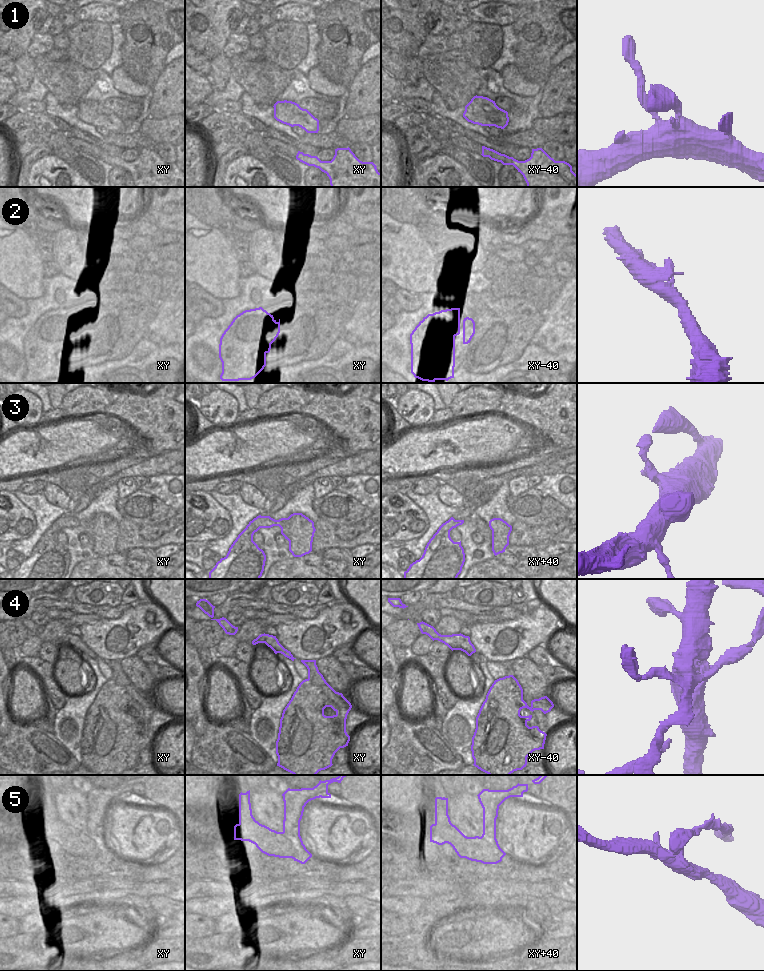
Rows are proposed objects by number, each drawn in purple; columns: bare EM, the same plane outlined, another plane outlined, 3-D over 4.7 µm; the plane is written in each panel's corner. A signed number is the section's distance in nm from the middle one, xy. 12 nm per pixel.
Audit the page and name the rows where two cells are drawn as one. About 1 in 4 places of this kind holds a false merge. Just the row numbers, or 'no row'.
4, 5.

